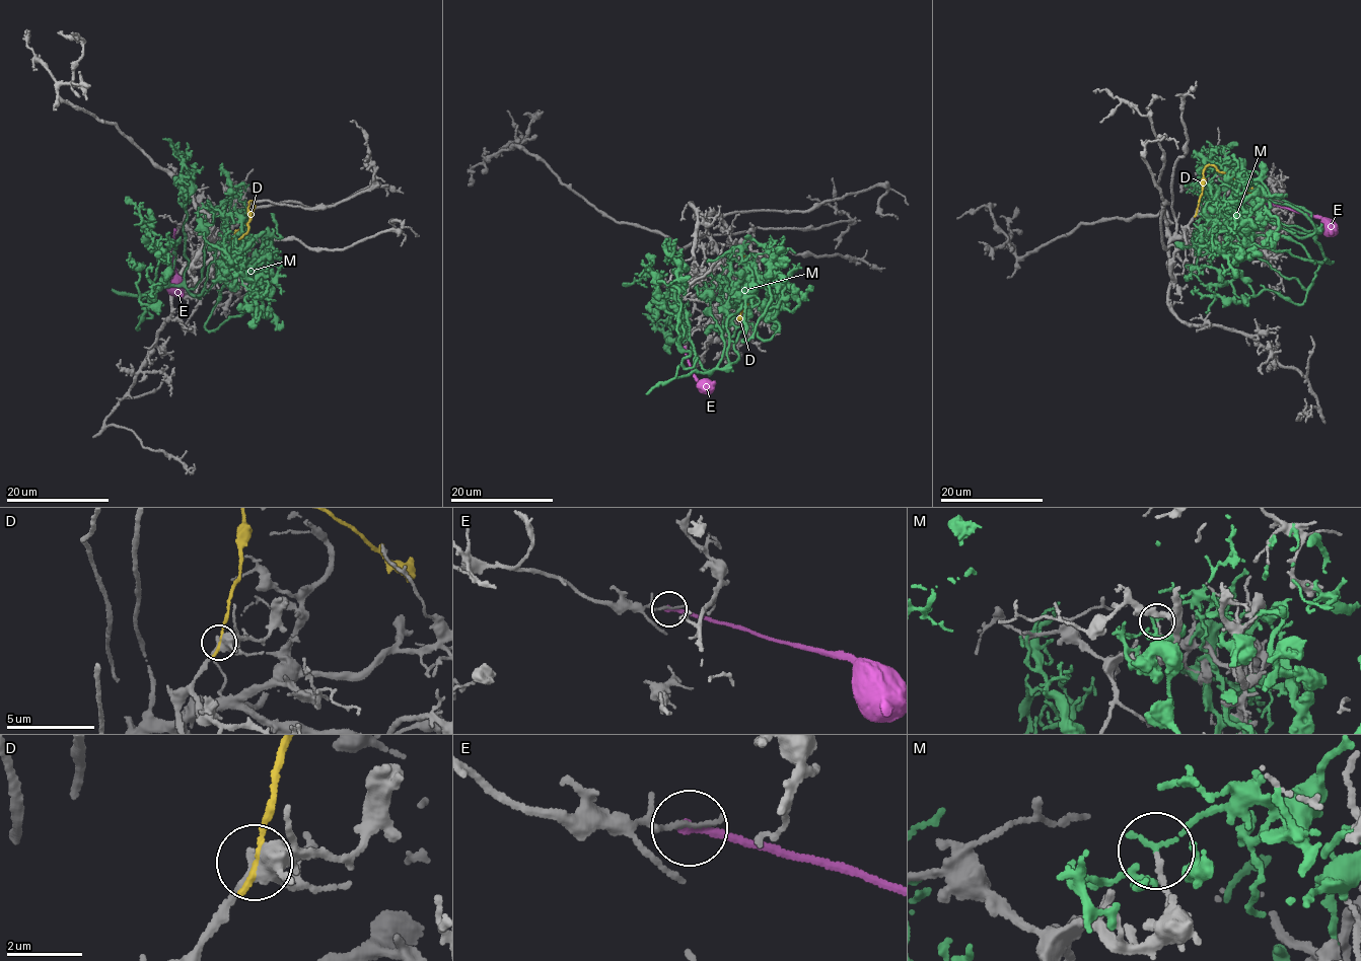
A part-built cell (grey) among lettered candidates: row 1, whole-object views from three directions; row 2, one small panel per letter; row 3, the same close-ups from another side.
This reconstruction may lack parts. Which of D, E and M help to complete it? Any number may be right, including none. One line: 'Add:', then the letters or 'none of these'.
Add: none of these

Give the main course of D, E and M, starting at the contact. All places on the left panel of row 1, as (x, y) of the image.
D: (241, 237), (247, 231), (248, 202), (251, 201), (255, 207), (251, 218), (231, 243)
E: (174, 230), (172, 246), (175, 296)
M: (211, 206), (226, 219), (201, 292), (145, 292), (152, 316), (137, 328), (171, 263), (158, 246), (167, 239)

